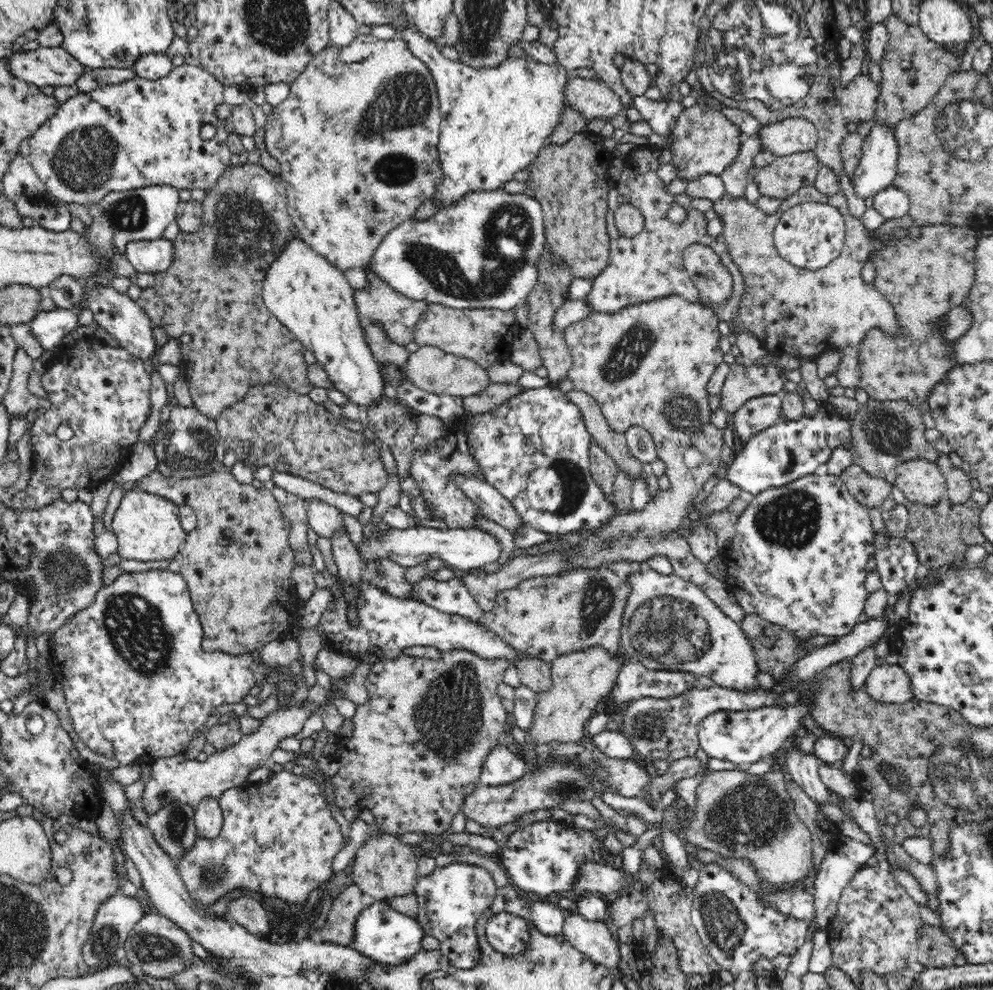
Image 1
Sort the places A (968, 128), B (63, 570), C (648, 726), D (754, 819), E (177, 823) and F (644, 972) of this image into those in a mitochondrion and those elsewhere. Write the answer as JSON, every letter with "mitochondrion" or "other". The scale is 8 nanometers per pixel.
{"A":"mitochondrion","B":"mitochondrion","C":"mitochondrion","D":"mitochondrion","E":"mitochondrion","F":"other"}

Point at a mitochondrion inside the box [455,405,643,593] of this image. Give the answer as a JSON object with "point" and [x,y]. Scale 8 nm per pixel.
{"point":[562,487]}

